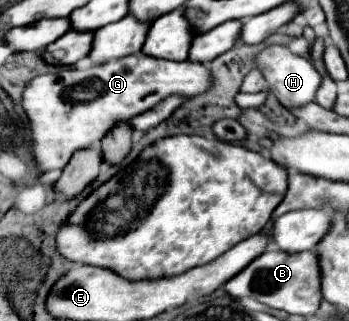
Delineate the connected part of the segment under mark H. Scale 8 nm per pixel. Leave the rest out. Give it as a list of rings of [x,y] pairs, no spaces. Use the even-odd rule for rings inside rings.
[[[271,45],[271,47],[263,49],[257,55],[255,67],[259,67],[263,71],[263,75],[267,79],[267,87],[279,99],[279,103],[283,107],[289,107],[289,109],[297,109],[297,107],[303,107],[307,103],[313,103],[315,93],[323,83],[321,73],[307,59],[301,59],[299,55],[291,53],[287,47],[281,47],[281,45]]]

